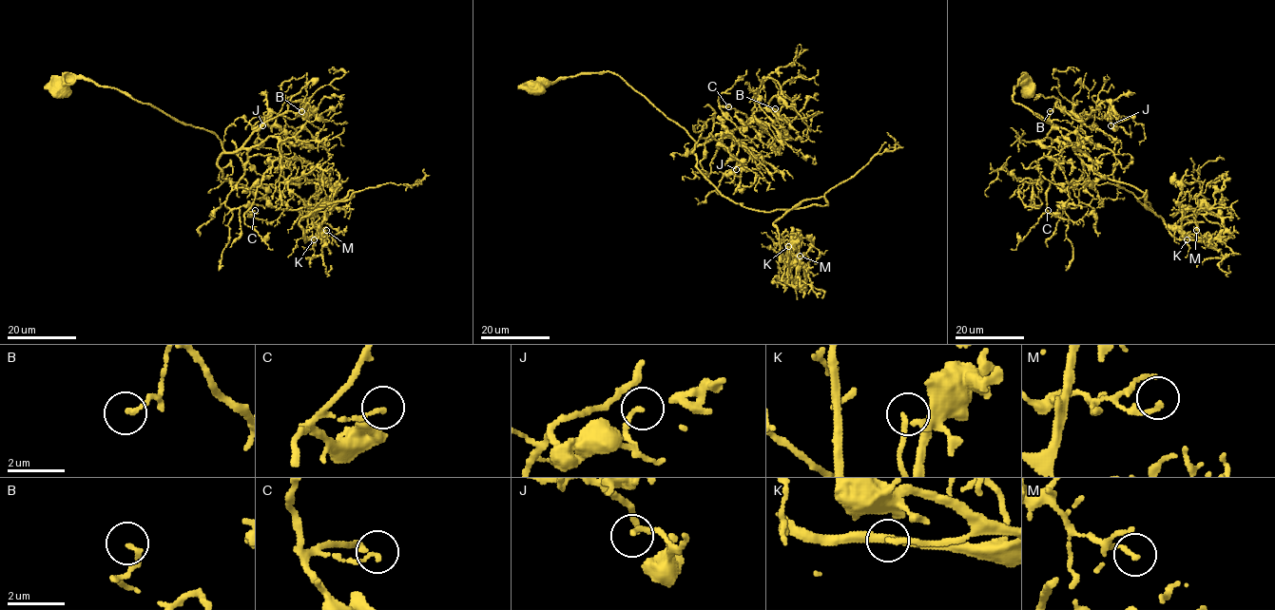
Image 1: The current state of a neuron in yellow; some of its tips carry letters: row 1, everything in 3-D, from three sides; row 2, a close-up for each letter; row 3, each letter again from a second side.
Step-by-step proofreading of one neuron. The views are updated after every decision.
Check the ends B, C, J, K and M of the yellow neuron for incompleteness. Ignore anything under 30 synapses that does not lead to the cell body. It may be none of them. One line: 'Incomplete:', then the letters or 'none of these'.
Incomplete: K

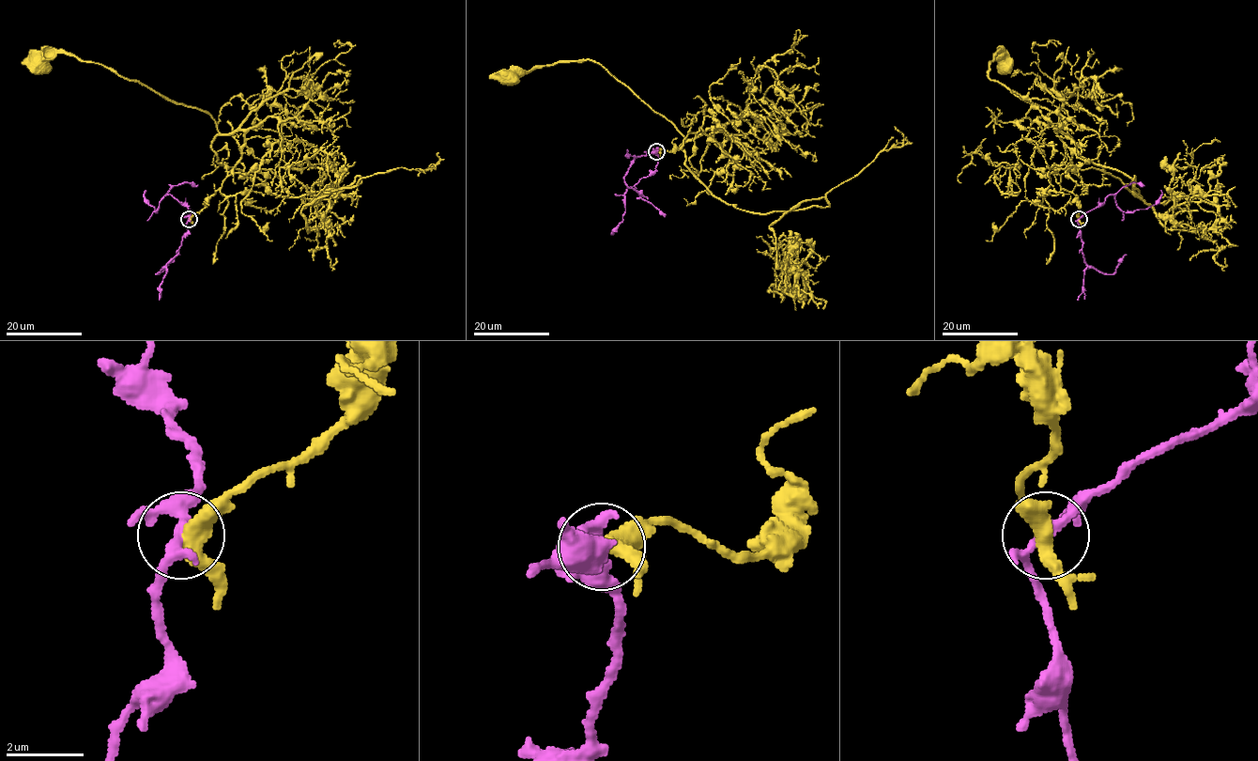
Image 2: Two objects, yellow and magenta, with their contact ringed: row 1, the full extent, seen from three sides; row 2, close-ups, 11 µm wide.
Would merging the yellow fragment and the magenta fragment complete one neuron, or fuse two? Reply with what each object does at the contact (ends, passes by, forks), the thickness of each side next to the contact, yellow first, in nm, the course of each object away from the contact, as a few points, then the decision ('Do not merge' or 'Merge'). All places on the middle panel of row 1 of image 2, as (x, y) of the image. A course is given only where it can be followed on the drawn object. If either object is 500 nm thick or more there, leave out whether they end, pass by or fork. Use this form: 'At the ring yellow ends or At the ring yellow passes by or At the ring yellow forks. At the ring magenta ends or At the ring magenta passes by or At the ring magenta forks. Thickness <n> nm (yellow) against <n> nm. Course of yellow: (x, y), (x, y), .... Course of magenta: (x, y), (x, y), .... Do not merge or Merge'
At the ring yellow passes by. At the ring magenta passes by. Thickness 420 nm (yellow) against 240 nm. Course of yellow: (656, 150), (678, 149), (689, 132), (701, 131), (709, 138), (711, 128), (686, 139), (589, 59), (507, 73). Course of magenta: (656, 151), (658, 162), (655, 169), (628, 188), (624, 194), (625, 210), (613, 232). Do not merge

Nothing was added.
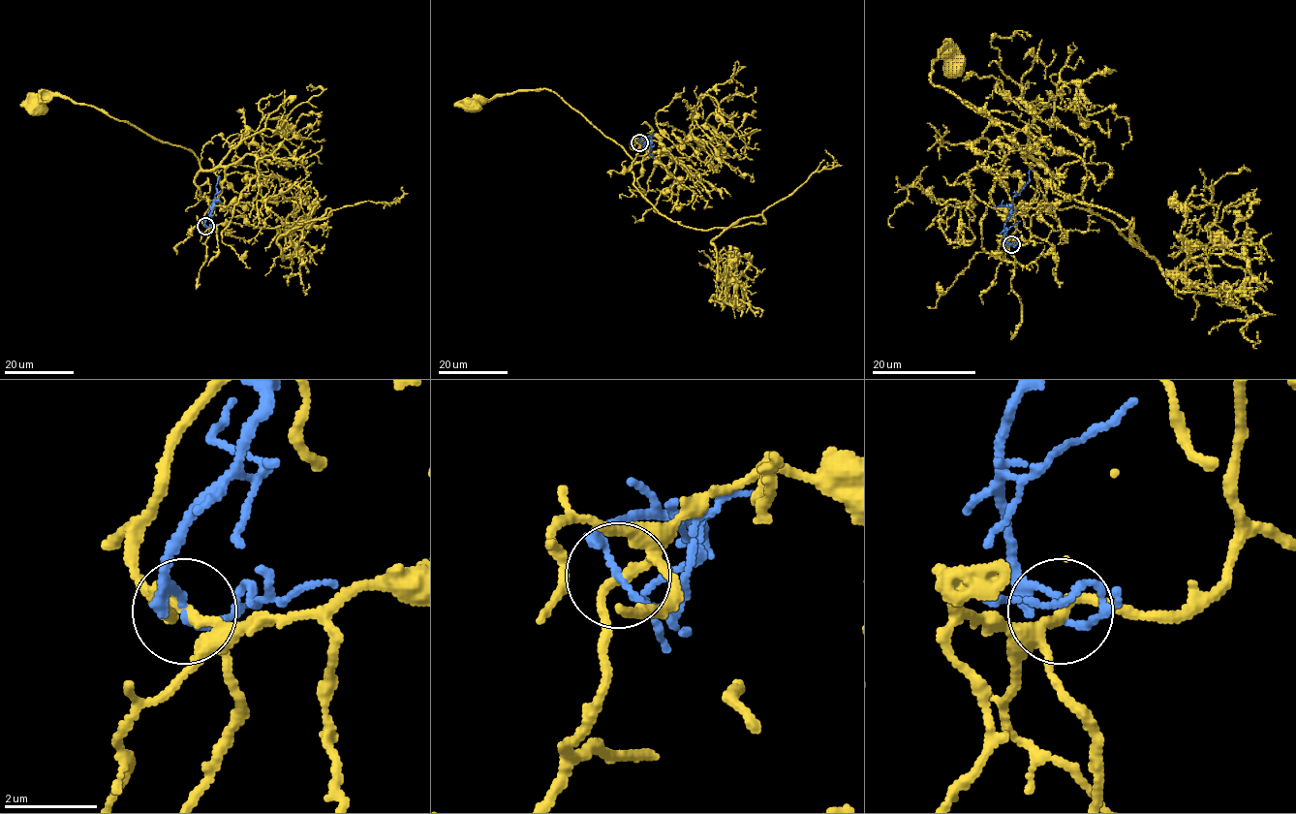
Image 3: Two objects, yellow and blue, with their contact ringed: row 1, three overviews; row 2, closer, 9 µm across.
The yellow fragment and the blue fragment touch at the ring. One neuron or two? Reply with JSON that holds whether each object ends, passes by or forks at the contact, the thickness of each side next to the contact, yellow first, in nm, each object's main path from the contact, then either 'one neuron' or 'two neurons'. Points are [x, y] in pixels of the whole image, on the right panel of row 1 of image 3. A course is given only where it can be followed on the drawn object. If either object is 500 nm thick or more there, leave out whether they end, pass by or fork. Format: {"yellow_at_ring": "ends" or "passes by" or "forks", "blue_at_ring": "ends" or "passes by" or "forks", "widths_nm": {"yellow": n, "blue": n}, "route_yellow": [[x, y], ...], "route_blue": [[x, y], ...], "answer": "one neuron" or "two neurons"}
{"yellow_at_ring": "passes by", "blue_at_ring": "passes by", "widths_nm": {"yellow": 200, "blue": 120}, "route_yellow": [[1010, 244], [1030, 239], [1037, 177], [1024, 156], [1039, 160], [1035, 142], [930, 80], [942, 48], [949, 67]], "route_blue": [[1010, 244], [1004, 223], [1013, 198], [1029, 180], [1029, 172], [1033, 170]], "answer": "two neurons"}

